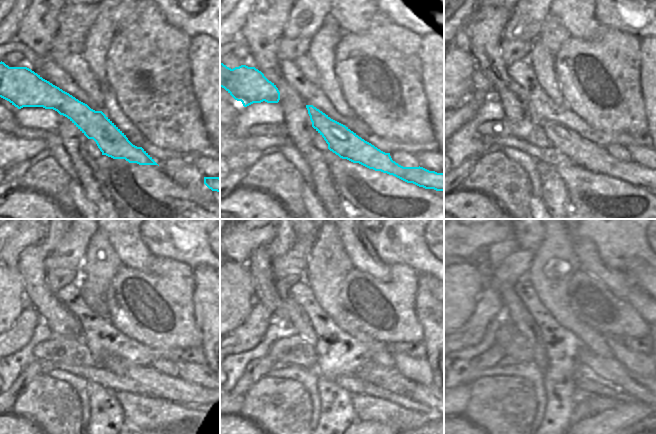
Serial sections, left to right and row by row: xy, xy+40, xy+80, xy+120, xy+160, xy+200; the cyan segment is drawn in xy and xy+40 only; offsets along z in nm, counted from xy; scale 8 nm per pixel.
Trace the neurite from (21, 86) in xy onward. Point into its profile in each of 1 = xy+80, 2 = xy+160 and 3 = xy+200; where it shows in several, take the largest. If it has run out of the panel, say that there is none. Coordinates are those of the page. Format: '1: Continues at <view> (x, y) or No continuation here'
1: Continues at xy+80 (593, 157)
2: Continues at xy+160 (375, 374)
3: Continues at xy+200 (647, 394)

